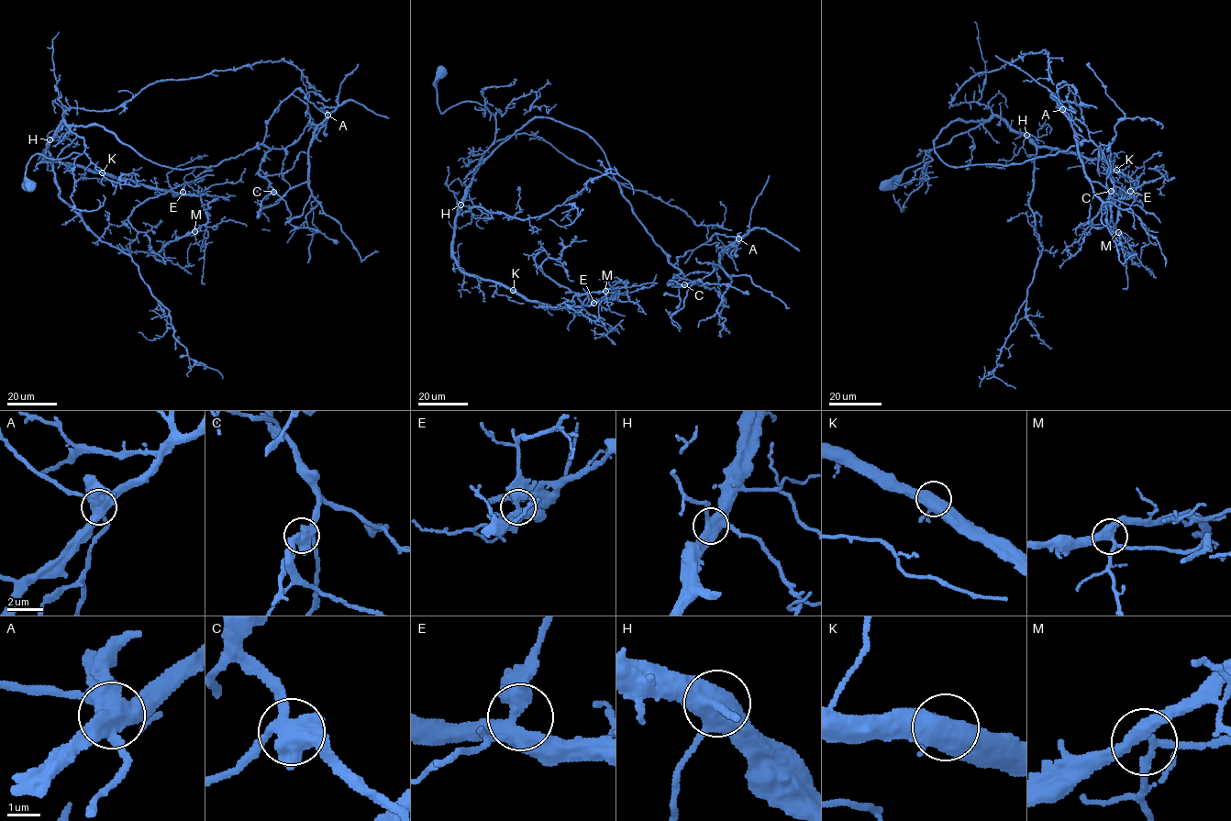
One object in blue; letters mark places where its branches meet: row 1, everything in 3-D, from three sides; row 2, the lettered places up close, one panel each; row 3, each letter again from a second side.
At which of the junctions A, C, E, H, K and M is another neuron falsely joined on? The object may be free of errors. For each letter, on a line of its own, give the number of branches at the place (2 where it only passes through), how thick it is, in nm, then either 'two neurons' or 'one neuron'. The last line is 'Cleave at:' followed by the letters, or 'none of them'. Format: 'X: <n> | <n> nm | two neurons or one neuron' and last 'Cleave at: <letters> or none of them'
A: 4 | 550 nm | two neurons
C: 3 | 550 nm | one neuron
E: 4 | 500 nm | one neuron
H: 4 | 500 nm | one neuron
K: 4 | 480 nm | one neuron
M: 4 | 360 nm | one neuron
Cleave at: A

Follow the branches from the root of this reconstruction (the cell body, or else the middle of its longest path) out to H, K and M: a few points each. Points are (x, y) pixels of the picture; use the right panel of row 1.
H: (885, 184), (929, 156), (924, 150), (917, 156), (920, 149), (946, 144), (994, 116), (1026, 135)
K: (885, 184), (929, 156), (917, 156), (920, 149), (994, 116), (1039, 146), (1116, 170)
M: (885, 184), (929, 156), (920, 149), (998, 116), (1039, 146), (1127, 175), (1136, 185), (1120, 201), (1118, 232)

